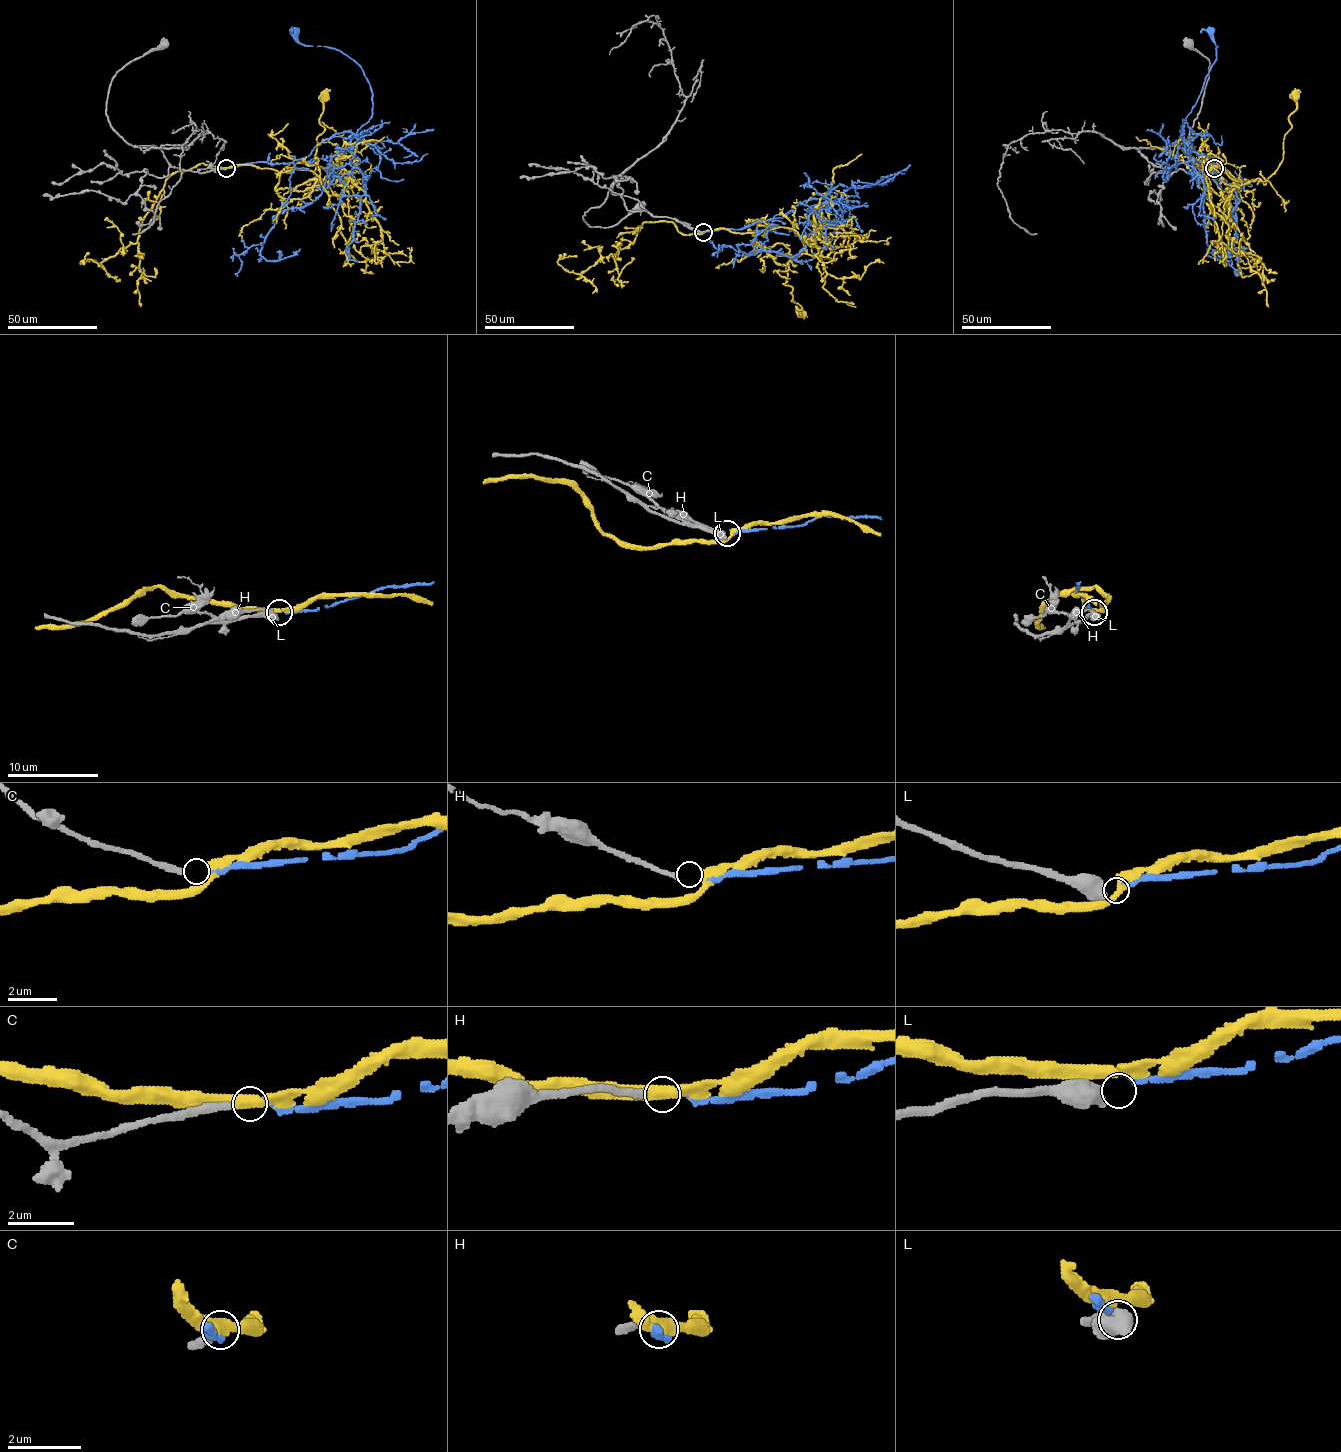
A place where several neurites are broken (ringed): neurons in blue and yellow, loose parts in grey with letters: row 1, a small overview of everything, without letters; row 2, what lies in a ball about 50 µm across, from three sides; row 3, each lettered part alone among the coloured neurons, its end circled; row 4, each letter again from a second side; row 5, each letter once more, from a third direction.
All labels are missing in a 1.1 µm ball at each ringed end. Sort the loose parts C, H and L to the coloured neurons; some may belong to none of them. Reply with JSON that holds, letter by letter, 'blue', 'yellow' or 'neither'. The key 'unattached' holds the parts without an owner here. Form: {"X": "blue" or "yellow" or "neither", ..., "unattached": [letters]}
{"C": "blue", "H": "yellow", "L": "neither", "unattached": ["L"]}

